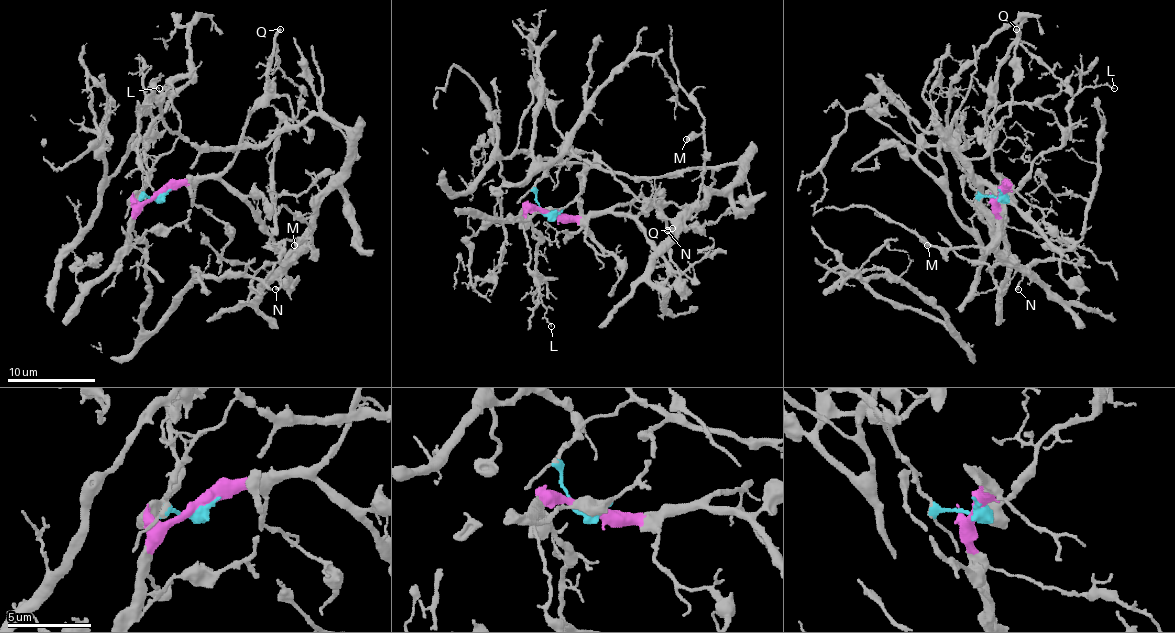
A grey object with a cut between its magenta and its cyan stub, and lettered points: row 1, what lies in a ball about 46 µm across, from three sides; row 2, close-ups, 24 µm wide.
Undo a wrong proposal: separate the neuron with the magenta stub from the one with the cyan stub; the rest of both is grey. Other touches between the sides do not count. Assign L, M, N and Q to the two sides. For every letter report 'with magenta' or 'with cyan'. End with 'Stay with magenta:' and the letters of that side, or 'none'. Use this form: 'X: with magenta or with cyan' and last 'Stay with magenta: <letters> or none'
L: with magenta
M: with cyan
N: with cyan
Q: with magenta
Stay with magenta: L, Q

